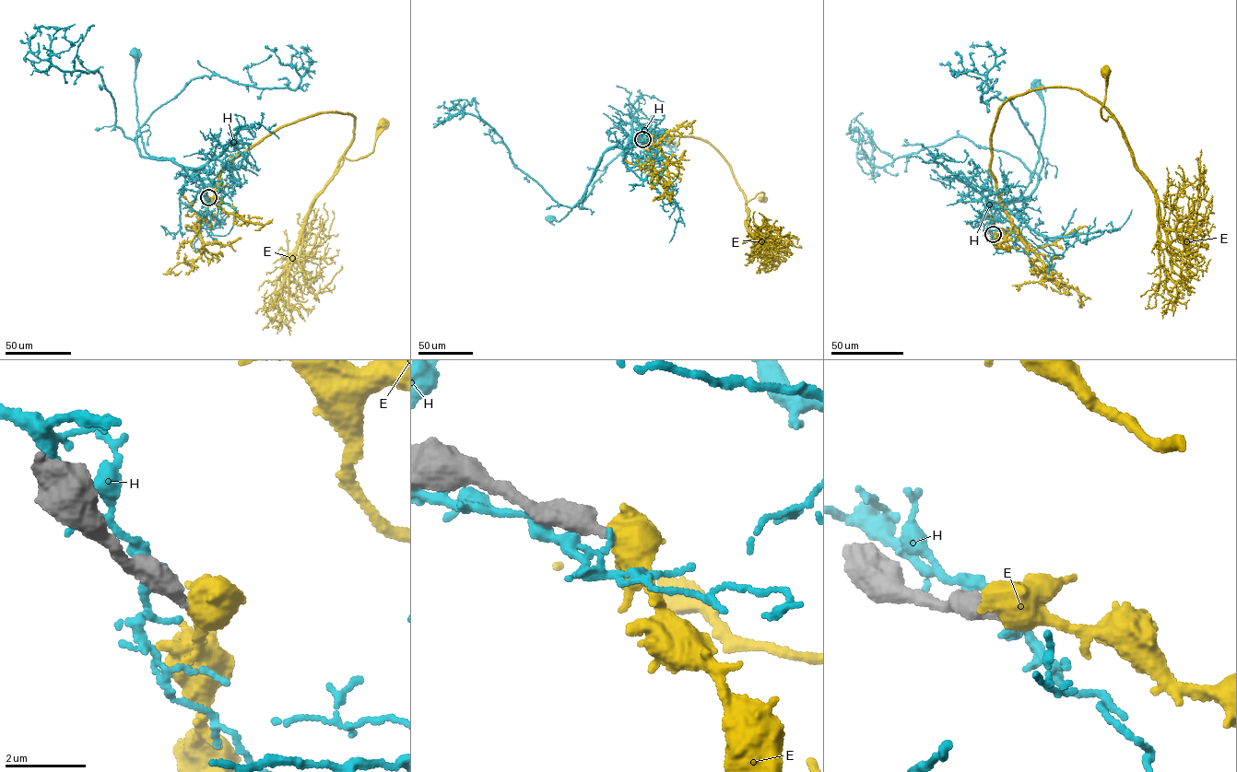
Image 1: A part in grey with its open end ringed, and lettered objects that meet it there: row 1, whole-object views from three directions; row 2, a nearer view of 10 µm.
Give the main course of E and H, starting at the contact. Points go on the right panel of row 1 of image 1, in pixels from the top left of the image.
E: (993, 234), (1012, 226), (991, 169), (1001, 107), (1039, 88), (1075, 88), (1105, 107), (1105, 121), (1106, 71)
H: (992, 233), (988, 230), (995, 226), (986, 216), (988, 207), (1020, 195), (1038, 158), (1044, 106), (1033, 86)

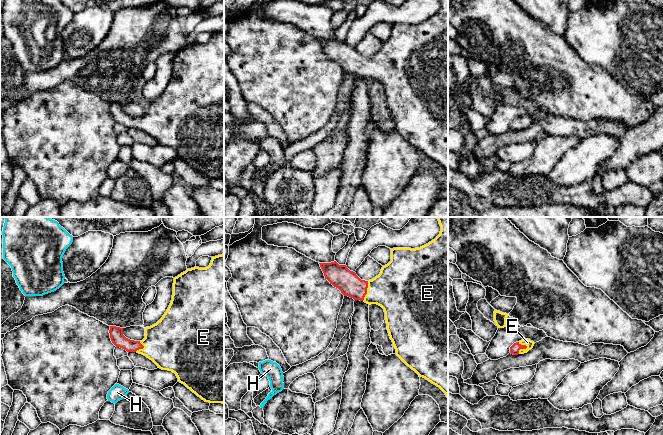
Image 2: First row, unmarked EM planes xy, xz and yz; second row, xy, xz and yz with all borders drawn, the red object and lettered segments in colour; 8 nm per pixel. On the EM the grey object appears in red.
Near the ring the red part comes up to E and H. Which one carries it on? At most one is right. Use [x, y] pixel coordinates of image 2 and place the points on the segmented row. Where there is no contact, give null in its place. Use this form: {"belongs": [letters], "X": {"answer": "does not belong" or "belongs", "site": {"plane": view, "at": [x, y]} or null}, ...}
{"belongs": ["E"], "E": {"answer": "belongs", "site": {"plane": "yz", "at": [522, 348]}}, "H": {"answer": "does not belong", "site": null}}

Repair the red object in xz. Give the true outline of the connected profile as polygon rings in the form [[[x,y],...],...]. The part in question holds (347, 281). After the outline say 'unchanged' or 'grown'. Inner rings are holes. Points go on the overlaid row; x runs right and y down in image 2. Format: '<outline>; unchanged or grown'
[[[436,217],[441,226],[440,234],[428,244],[420,248],[393,248],[391,249],[391,261],[382,267],[381,272],[378,276],[372,280],[365,281],[361,280],[355,272],[350,271],[346,265],[339,265],[336,261],[331,263],[319,263],[324,273],[325,279],[330,284],[338,288],[344,296],[353,298],[354,300],[364,301],[365,303],[377,304],[384,309],[385,319],[387,323],[387,330],[390,339],[396,349],[396,355],[412,370],[414,370],[419,377],[423,377],[432,384],[439,387],[448,398],[448,217]]]; grown

